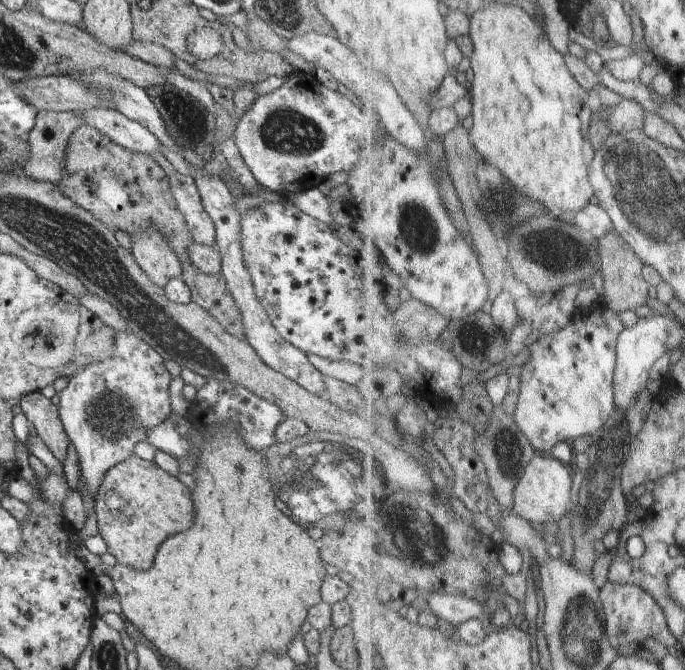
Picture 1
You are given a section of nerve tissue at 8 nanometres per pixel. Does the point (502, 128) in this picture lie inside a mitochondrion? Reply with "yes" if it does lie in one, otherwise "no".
no

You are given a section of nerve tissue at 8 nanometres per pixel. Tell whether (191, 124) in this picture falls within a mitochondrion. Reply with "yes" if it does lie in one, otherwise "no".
no

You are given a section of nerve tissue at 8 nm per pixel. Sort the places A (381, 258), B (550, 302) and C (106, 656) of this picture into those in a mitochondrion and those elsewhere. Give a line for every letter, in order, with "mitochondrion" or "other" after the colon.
A: other
B: other
C: mitochondrion

